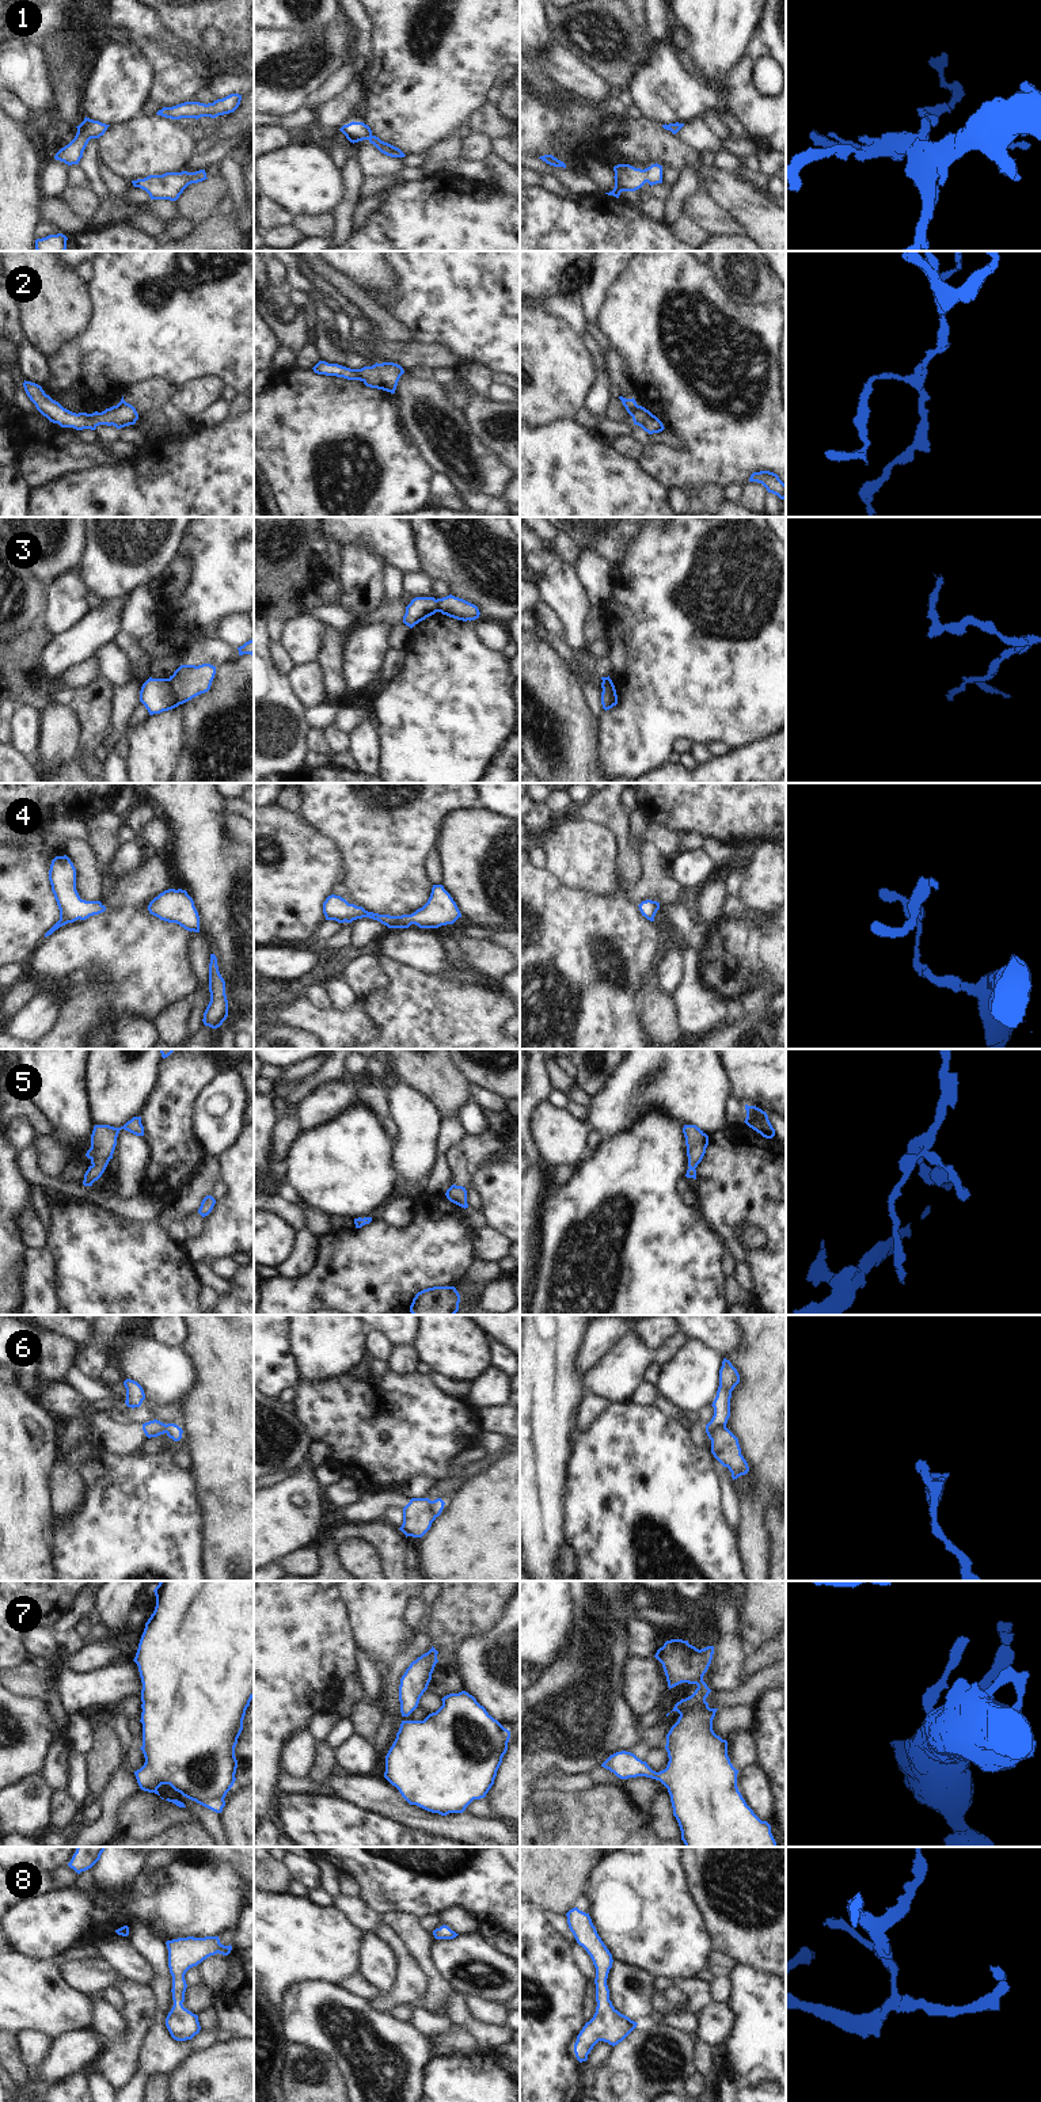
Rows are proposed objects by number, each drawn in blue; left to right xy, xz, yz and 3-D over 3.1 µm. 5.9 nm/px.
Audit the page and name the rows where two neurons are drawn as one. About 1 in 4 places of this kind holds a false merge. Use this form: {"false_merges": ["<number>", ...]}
{"false_merges": ["3", "6"]}

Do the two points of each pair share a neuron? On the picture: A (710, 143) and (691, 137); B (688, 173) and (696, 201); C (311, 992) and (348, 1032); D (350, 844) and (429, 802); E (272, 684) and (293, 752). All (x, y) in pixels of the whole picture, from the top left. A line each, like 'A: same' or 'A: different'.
A: same
B: different
C: different
D: same
E: same

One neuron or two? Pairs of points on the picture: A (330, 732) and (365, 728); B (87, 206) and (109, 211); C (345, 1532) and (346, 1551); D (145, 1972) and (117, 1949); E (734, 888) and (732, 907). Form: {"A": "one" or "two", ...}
{"A": "two", "B": "two", "C": "two", "D": "one", "E": "one"}

